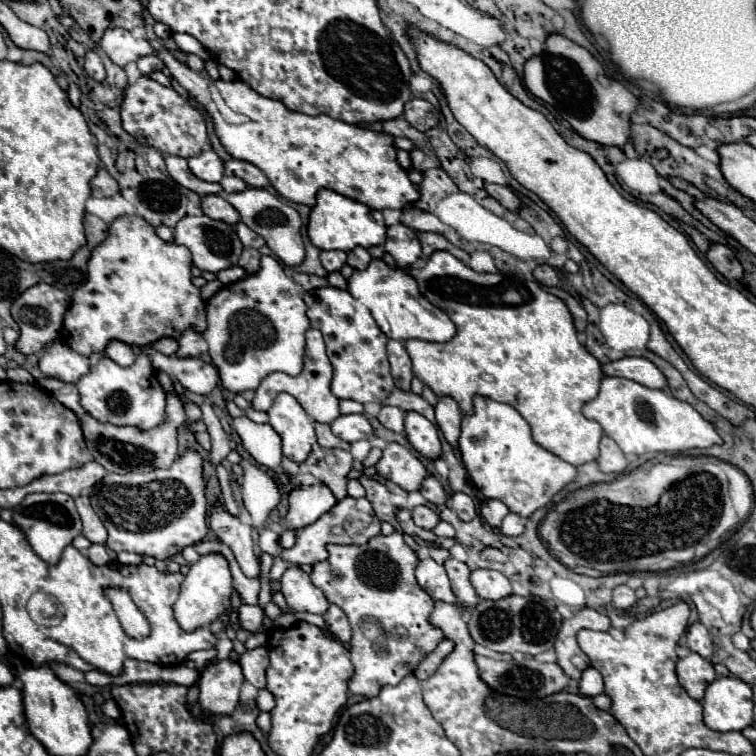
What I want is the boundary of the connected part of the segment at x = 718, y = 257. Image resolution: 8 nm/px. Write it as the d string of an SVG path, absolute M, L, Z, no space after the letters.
M713 244L707 252L707 258L715 266L715 270L723 274L727 280L735 280L735 282L743 280L743 266L727 246Z

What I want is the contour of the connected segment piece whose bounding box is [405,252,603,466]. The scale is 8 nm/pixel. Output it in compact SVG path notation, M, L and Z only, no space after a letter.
M433 252L423 268L411 266L407 272L417 280L421 294L433 306L441 308L457 328L453 340L445 344L425 340L405 342L405 350L413 362L413 374L425 386L429 386L437 398L453 398L463 414L473 414L473 396L485 396L495 402L511 404L533 428L533 440L565 462L581 466L599 456L599 440L603 430L597 422L587 420L581 414L581 408L599 392L599 382L603 378L601 364L585 350L583 344L579 344L573 318L557 296L545 292L535 280L513 282L501 272L479 274L449 252Z

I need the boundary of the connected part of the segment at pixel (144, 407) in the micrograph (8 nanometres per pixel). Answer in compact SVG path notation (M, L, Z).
M145 354L123 368L109 356L101 356L99 364L91 368L87 376L77 382L83 408L99 422L109 422L115 426L137 426L141 430L151 430L165 422L165 392L157 380L157 372Z

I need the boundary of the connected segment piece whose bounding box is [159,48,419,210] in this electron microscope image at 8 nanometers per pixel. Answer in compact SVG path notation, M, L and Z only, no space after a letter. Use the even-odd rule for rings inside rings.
M167 48L159 52L159 58L165 62L171 76L207 110L213 120L213 130L227 154L257 166L269 178L277 194L281 194L283 198L313 208L317 192L327 188L355 202L361 202L371 210L403 210L407 204L419 200L417 186L413 186L407 172L397 162L397 148L393 146L393 136L351 126L333 120L327 114L307 116L301 112L293 112L283 102L257 94L249 84L241 80L217 80L215 86L225 104L233 112L245 114L251 120L245 124L227 124L221 118L211 98L211 92L207 92L207 78L203 78L199 72L193 72L189 66L177 62Z

